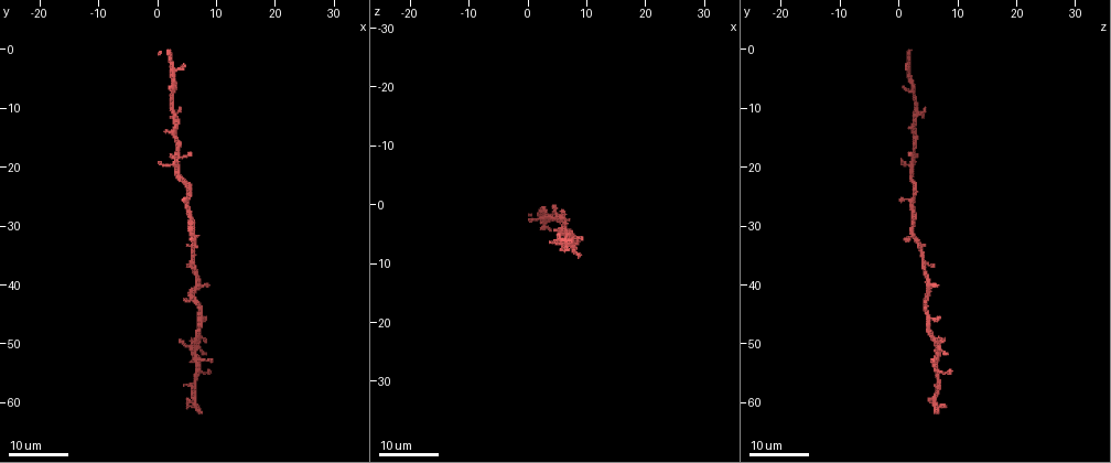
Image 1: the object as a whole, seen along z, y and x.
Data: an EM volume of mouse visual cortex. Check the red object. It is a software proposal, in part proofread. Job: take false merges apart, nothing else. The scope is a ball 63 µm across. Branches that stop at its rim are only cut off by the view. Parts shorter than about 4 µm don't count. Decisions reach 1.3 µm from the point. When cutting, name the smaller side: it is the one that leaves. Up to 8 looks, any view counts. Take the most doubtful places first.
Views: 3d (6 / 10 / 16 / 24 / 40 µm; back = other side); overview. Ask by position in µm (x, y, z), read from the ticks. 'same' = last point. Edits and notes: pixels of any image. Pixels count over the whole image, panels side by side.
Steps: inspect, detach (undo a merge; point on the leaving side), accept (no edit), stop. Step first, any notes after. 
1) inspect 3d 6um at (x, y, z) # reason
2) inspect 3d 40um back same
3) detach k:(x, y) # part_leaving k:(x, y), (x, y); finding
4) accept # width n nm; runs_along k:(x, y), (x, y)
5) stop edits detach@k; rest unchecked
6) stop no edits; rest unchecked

inspect 3d 16um at (3.0, 13.5, 2.5) # sudden change in width

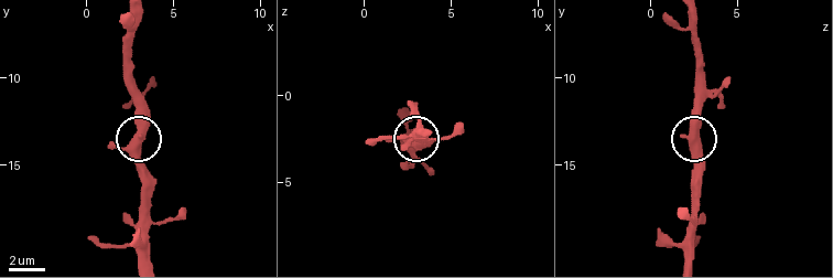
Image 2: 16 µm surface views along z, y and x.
inspect 3d 6um same

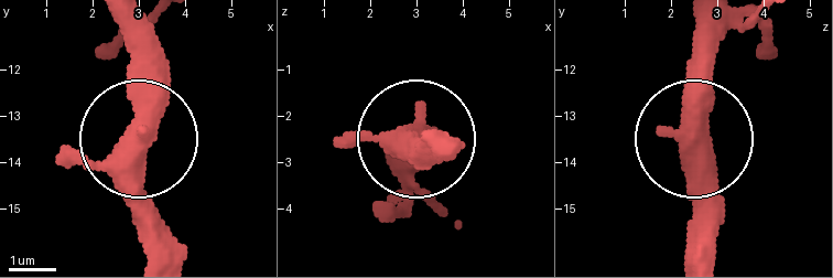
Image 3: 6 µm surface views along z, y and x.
accept # all the same neuron

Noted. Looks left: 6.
inspect 3d 24um at (6.0, 30.5, 2.5)

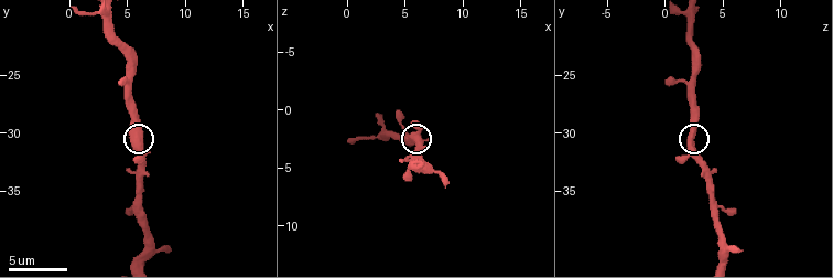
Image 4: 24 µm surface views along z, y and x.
inspect 3d 10um at (6.0, 30.6, 2.2) # closer look

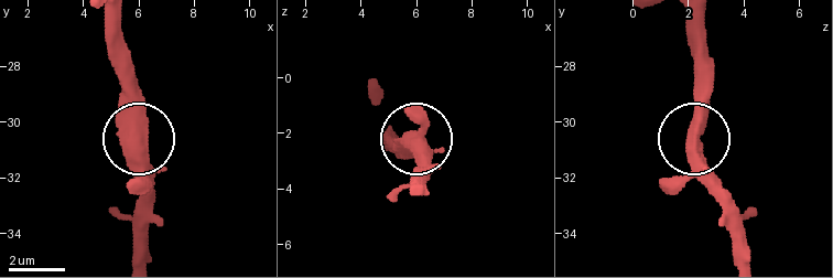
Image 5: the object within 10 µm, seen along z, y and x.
accept # side_arm 33 um; runs_along 5:(700, 146), (693, 146), (695, 160), (733, 200); all the same neuron

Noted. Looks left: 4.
inspect 3d 16um at (2.5, 7.5, 2.5) # three-way junction

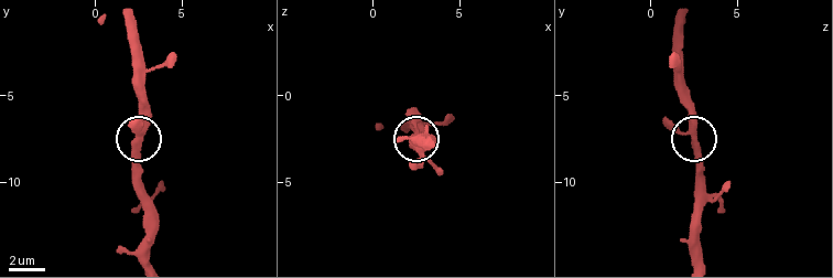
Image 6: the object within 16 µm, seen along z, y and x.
inspect 3d 10um at (2.5, 7.6, 2.6)

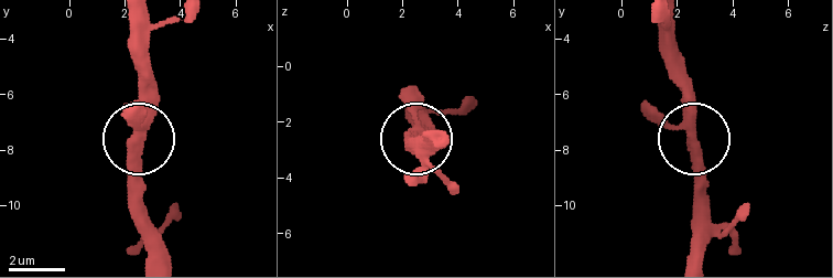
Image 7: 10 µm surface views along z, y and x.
accept # one neuron here

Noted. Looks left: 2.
inspect 3d 6um at (5.0, 22.8, 2.6) # thick turns thin

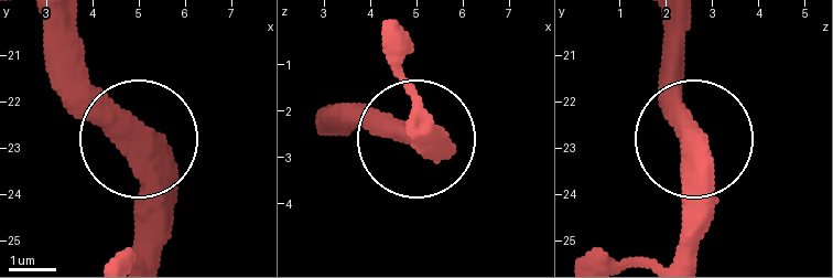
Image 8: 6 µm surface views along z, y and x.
inspect 3d 6um back at (5.20, 22.95, 2.60)

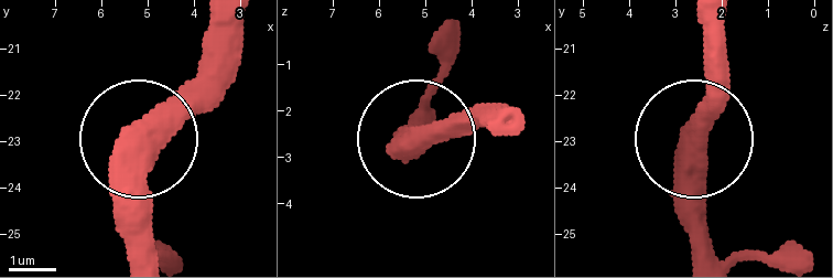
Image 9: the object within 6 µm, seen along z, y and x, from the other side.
accept # runs_along 9:(136, 255), (140, 137), (239, 34); all the same neuron

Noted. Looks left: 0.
stop no edits; rest unchecked

